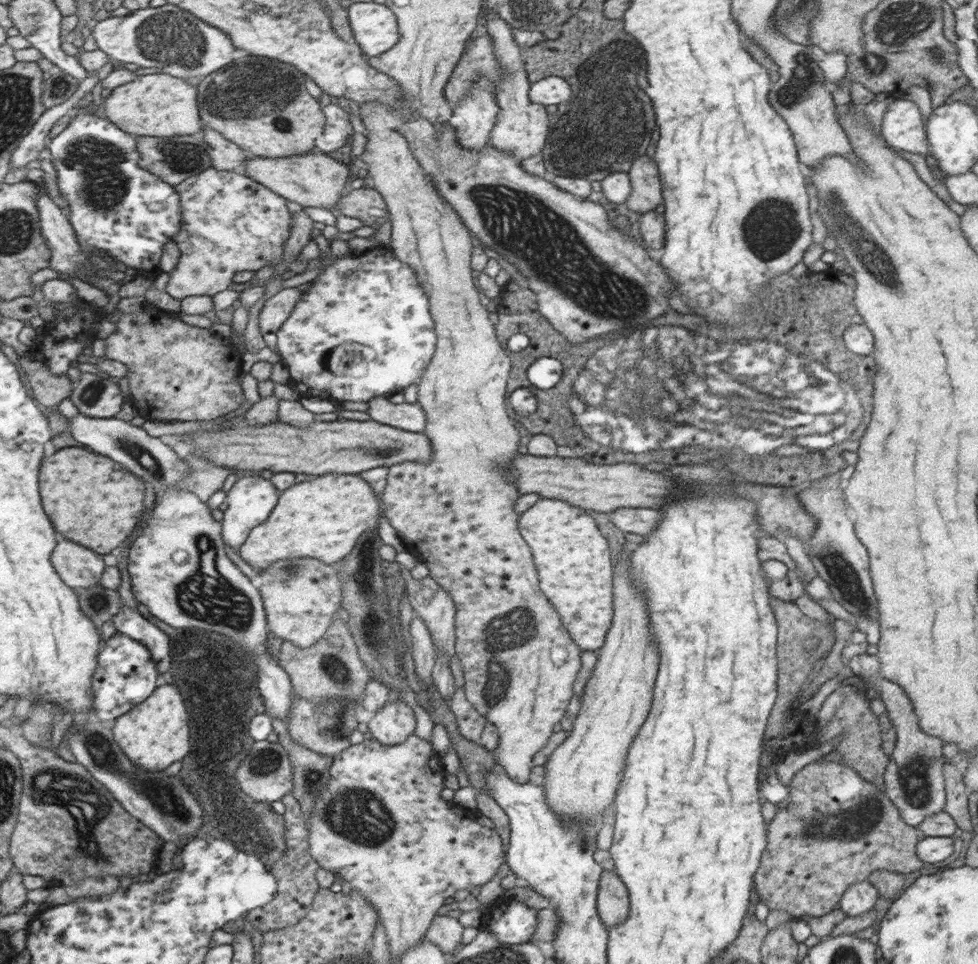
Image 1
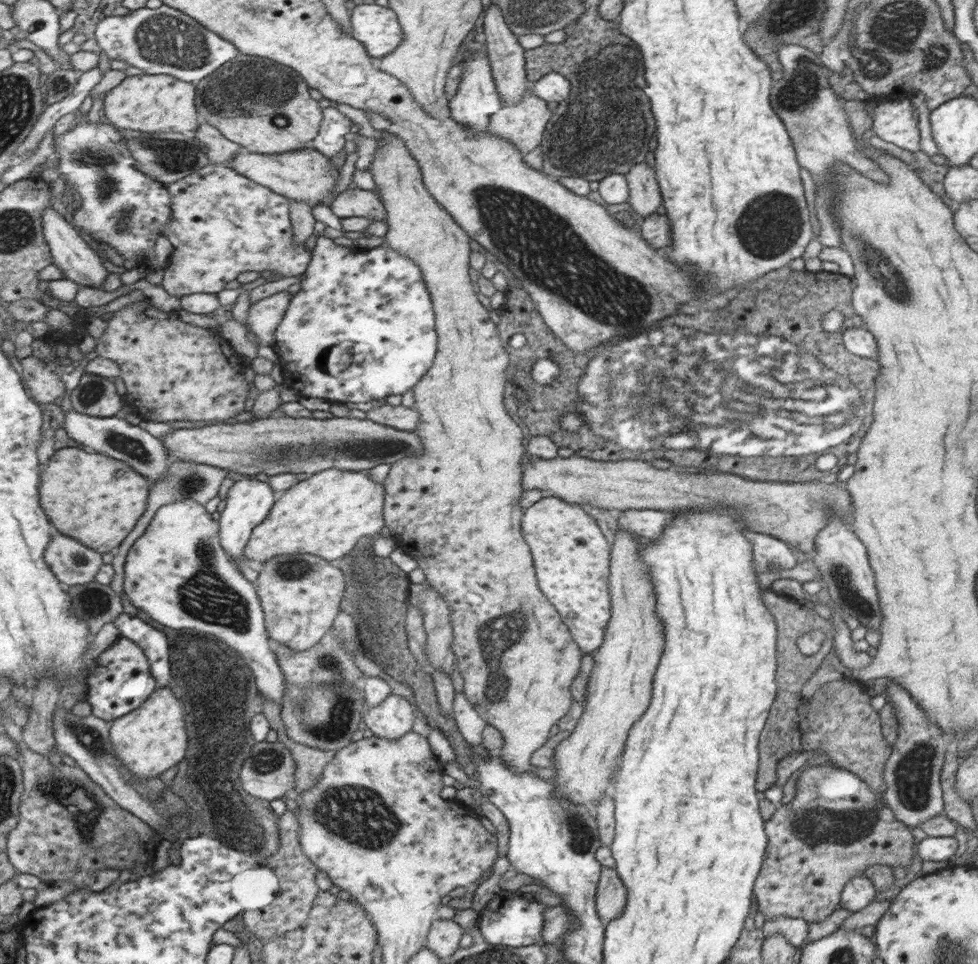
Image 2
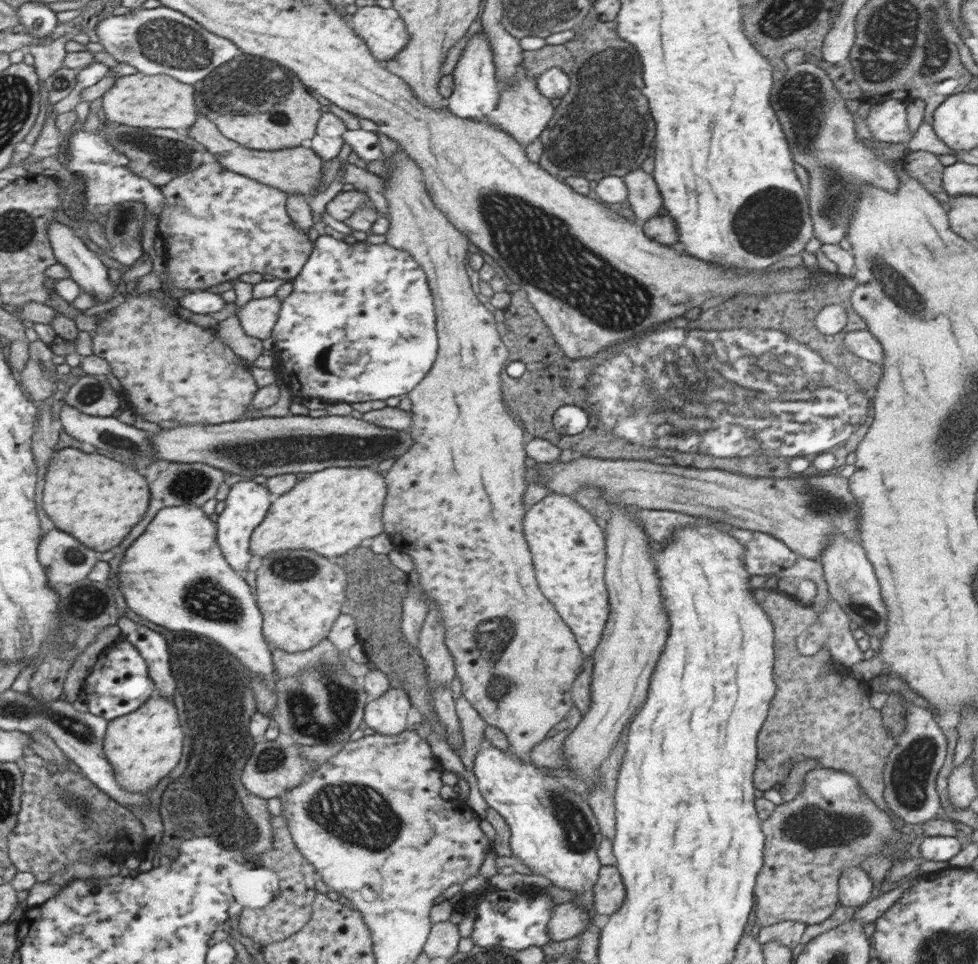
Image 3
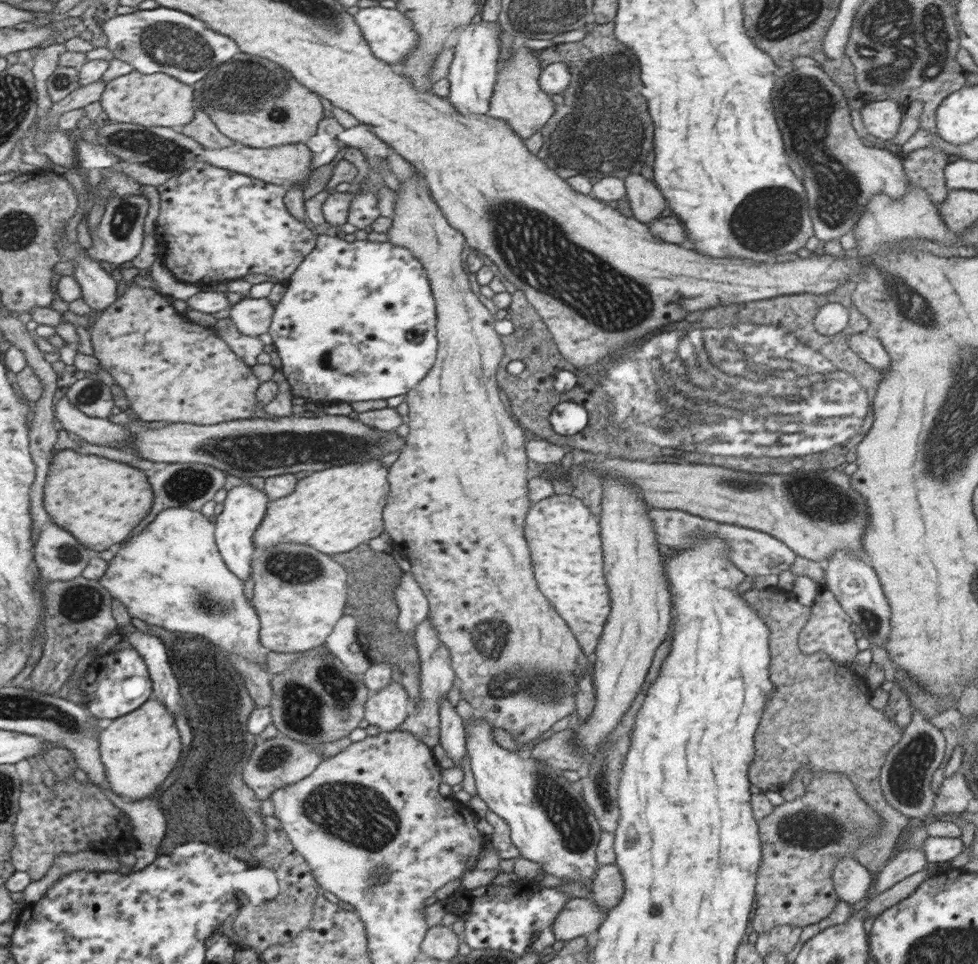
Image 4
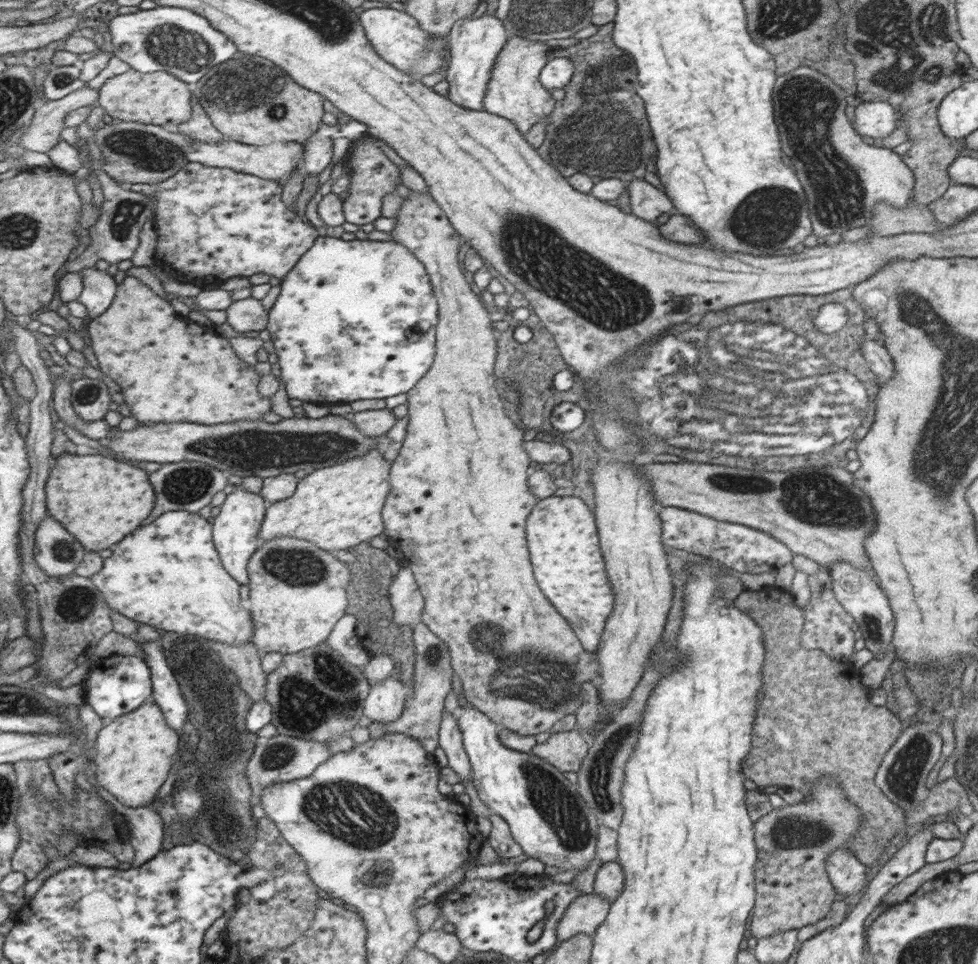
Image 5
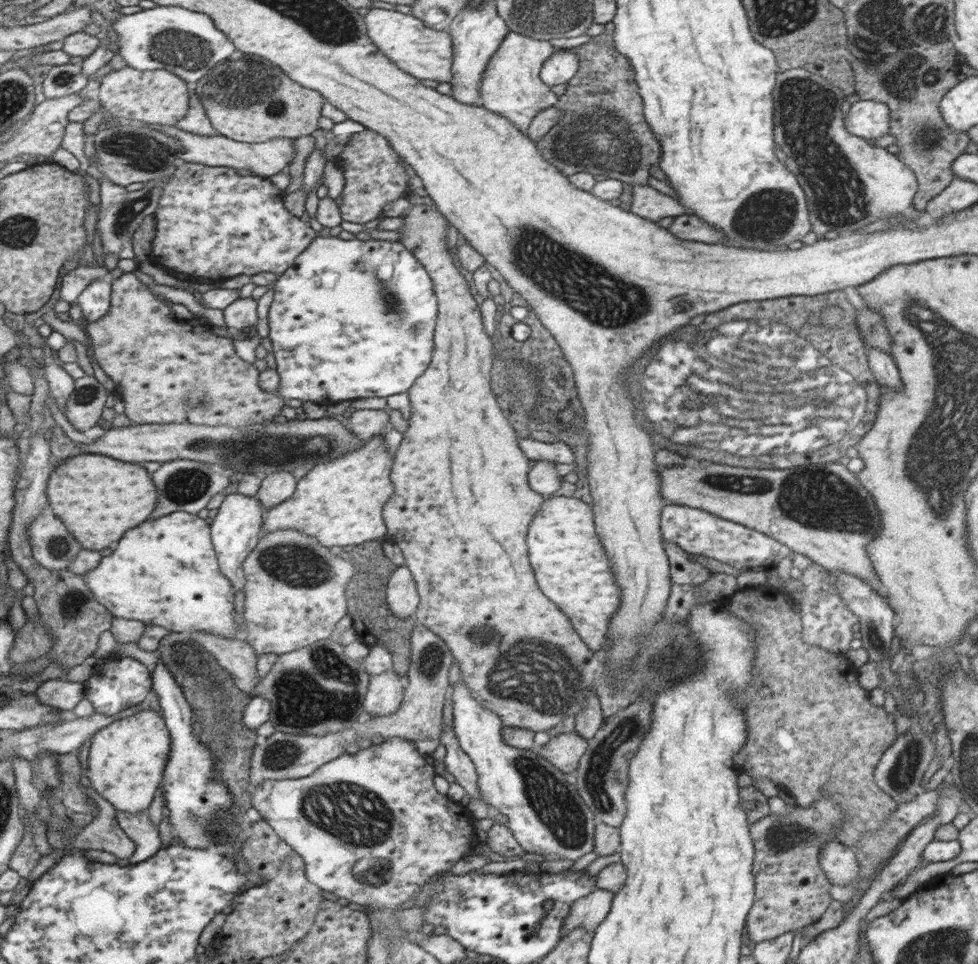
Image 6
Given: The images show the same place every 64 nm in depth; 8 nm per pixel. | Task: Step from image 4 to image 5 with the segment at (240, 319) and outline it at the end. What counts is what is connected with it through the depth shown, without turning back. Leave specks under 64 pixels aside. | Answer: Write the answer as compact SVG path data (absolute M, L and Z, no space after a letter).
M249 296L233 302L227 308L227 322L242 335L257 335L267 328L269 311L262 301Z

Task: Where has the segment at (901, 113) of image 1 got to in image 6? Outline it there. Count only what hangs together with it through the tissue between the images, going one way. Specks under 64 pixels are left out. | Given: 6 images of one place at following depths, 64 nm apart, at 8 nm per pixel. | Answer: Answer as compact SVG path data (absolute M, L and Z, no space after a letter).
M861 99L852 104L845 117L844 128L862 138L877 139L890 131L891 110L886 103Z

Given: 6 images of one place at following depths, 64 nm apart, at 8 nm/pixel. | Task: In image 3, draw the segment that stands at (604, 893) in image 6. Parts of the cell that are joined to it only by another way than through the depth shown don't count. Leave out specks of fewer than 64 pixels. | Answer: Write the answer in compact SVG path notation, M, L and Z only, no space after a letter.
M573 901L556 904L547 924L548 937L552 942L579 937L591 920L592 913Z

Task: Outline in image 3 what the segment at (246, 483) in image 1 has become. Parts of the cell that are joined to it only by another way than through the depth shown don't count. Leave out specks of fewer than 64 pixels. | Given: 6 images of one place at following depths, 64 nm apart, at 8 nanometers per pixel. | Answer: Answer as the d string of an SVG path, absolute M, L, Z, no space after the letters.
M240 481L230 487L227 498L225 499L224 510L218 515L217 523L219 523L219 543L222 547L223 554L231 563L234 570L241 570L241 573L248 570L248 562L252 558L250 550L251 537L254 530L264 520L268 509L273 503L274 497L271 492L255 481Z

